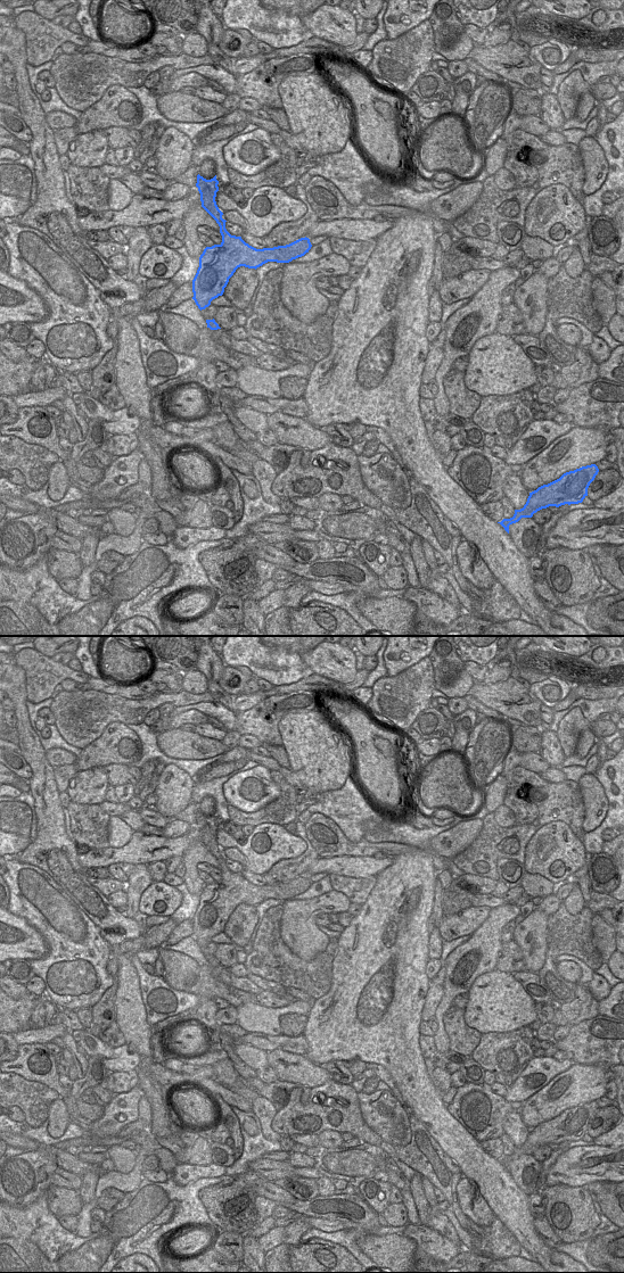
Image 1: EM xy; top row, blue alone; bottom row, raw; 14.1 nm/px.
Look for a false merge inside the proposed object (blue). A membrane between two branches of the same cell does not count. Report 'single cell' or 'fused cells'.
single cell

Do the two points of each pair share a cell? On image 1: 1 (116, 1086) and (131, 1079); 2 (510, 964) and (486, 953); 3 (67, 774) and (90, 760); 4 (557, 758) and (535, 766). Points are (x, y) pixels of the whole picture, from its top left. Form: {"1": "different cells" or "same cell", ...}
{"1": "same cell", "2": "different cells", "3": "different cells", "4": "different cells"}

